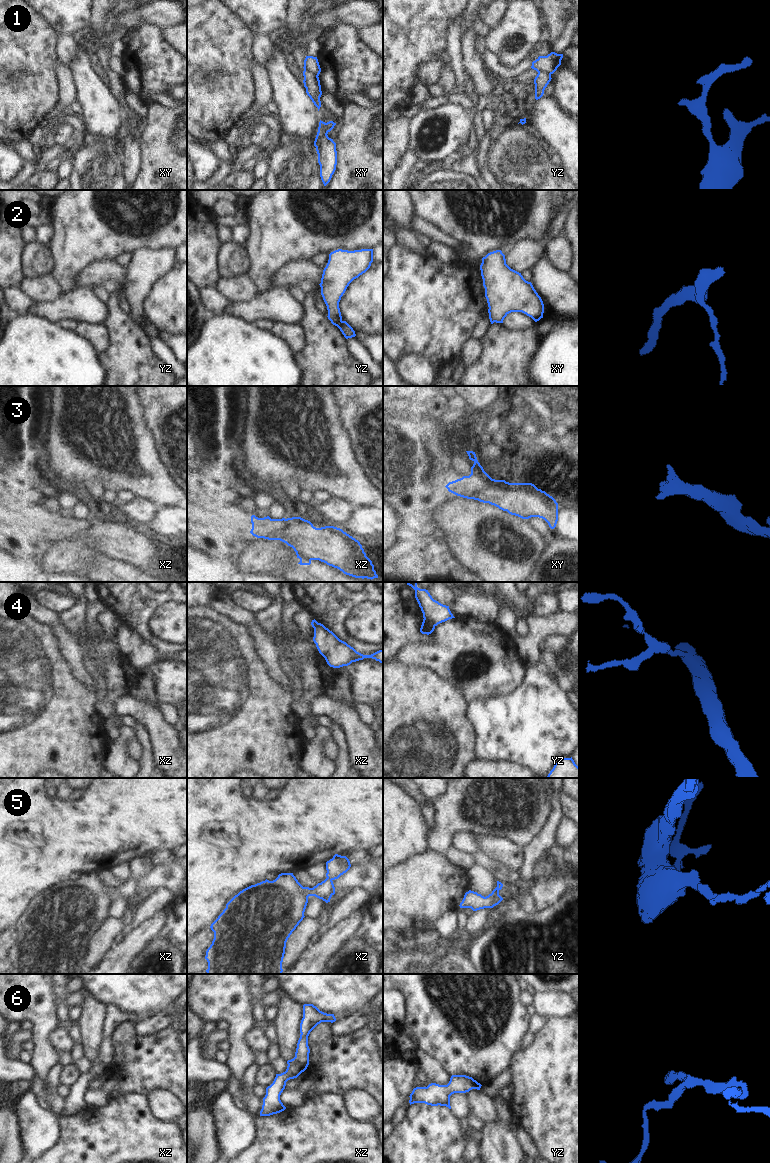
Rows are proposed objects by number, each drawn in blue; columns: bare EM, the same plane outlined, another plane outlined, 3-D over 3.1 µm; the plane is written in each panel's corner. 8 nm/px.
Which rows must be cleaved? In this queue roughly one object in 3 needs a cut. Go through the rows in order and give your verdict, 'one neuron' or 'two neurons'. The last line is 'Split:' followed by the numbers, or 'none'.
1: two neurons
2: one neuron
3: one neuron
4: two neurons
5: one neuron
6: one neuron
Split: 1, 4

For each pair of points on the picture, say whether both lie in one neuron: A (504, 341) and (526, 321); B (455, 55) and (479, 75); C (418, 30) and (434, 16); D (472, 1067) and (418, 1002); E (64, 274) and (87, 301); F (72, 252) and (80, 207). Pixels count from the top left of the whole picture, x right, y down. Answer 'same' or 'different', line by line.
A: different
B: different
C: same
D: same
E: different
F: same

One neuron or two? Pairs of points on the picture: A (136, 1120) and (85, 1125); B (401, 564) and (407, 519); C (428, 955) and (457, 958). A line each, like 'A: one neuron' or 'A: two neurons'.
A: one neuron
B: two neurons
C: one neuron

